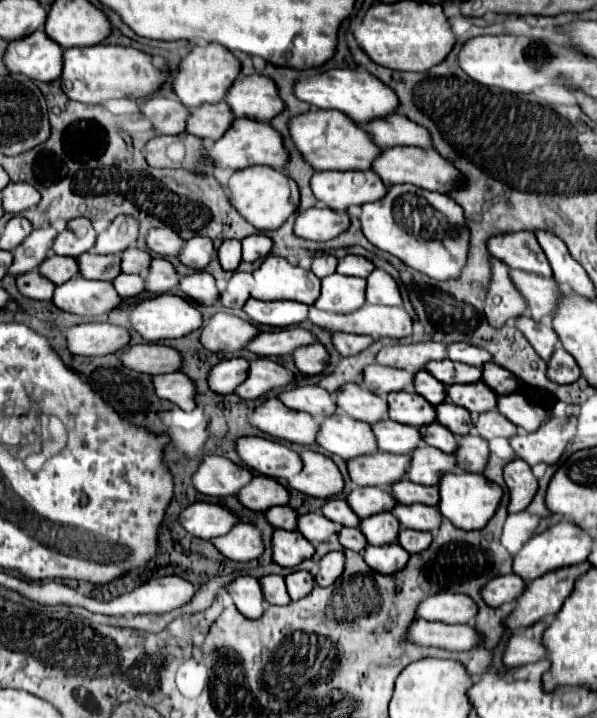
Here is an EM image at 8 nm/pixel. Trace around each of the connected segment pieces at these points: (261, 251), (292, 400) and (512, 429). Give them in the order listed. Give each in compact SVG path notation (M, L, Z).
M263 233L249 235L241 243L243 243L243 261L263 259L263 257L269 255L269 251L273 247L273 241L267 235L263 235Z
M303 385L303 387L281 391L279 401L285 403L289 409L305 411L309 415L323 415L323 417L333 415L337 409L331 395L317 385Z
M497 409L481 413L473 419L473 425L477 429L477 433L483 439L493 439L493 437L513 437L517 433L517 427L513 423L509 423L509 419L505 419Z

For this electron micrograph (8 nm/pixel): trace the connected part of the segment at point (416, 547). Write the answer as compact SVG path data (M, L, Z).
M401 529L397 543L399 543L407 553L413 555L413 553L419 553L419 551L423 551L423 549L429 547L429 543L431 543L431 533L427 533L427 531Z

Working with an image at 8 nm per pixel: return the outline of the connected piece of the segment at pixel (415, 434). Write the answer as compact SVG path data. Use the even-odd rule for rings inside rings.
M381 419L371 425L377 447L387 453L411 453L421 445L419 429L413 425L403 425L391 419Z

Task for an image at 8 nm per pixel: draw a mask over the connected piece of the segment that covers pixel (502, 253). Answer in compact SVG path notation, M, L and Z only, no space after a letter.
M531 231L493 235L487 241L487 249L493 257L503 261L511 269L523 269L529 273L551 277L549 261L545 259L545 253L537 245L537 239Z

